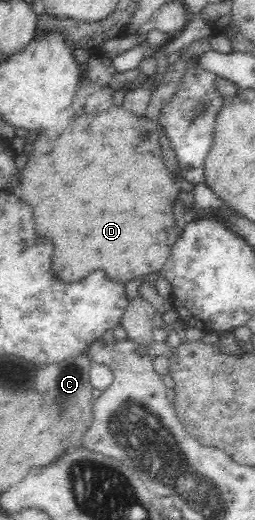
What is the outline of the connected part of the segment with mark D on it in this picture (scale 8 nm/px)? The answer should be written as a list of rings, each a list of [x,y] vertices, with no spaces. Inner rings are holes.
[[[122,106],[95,115],[74,115],[72,119],[65,133],[56,138],[39,134],[18,184],[23,191],[21,199],[33,207],[37,235],[51,239],[55,245],[55,253],[51,257],[53,275],[67,283],[79,281],[95,269],[103,269],[109,279],[123,285],[141,277],[154,278],[171,255],[173,244],[180,235],[173,217],[173,203],[178,198],[177,187],[172,173],[167,171],[163,163],[156,120],[146,116],[133,117]],[[131,245],[151,245],[153,261],[147,263],[145,259],[127,259],[125,249]]]

